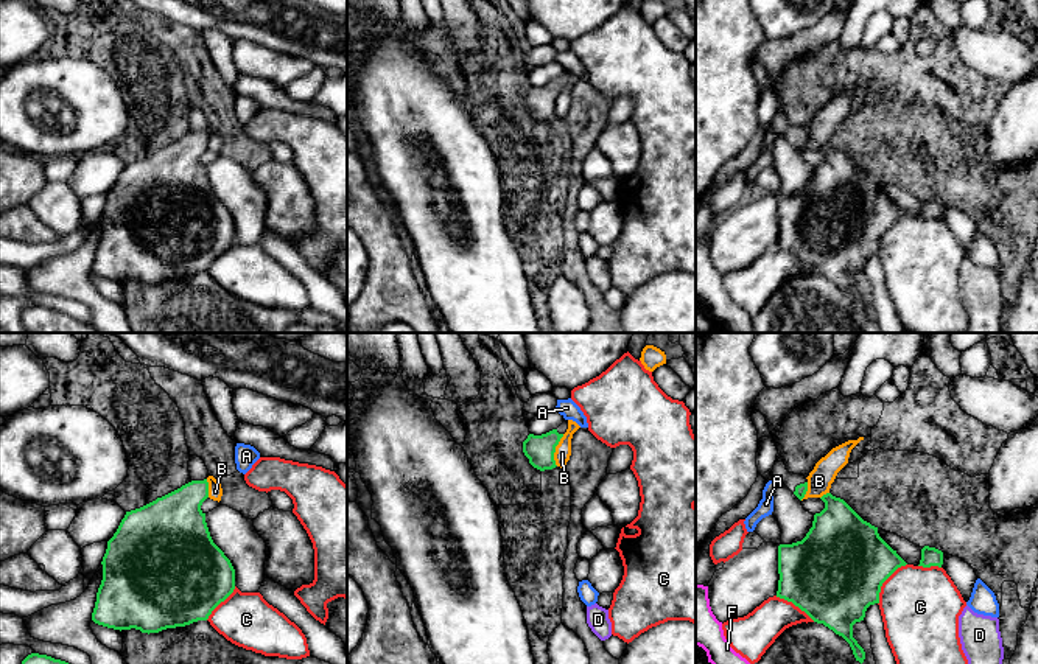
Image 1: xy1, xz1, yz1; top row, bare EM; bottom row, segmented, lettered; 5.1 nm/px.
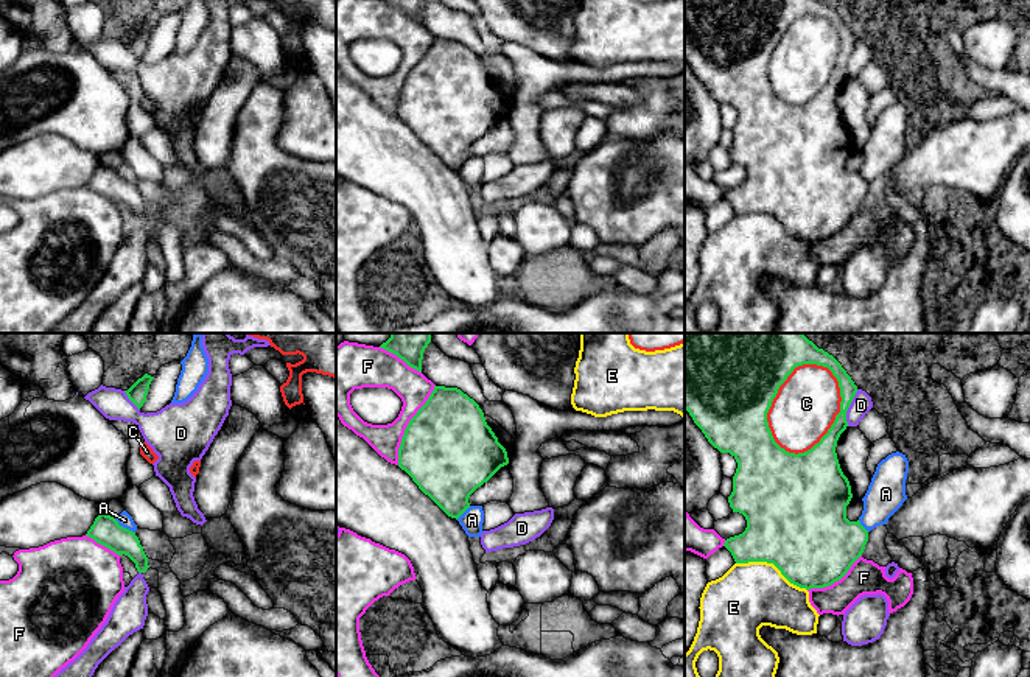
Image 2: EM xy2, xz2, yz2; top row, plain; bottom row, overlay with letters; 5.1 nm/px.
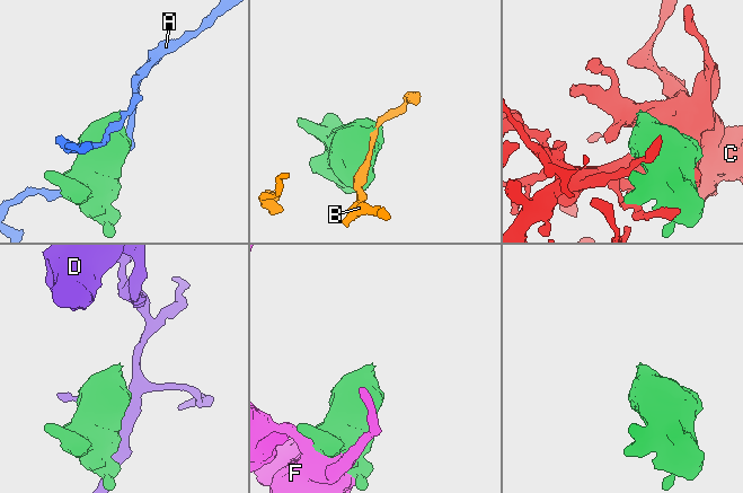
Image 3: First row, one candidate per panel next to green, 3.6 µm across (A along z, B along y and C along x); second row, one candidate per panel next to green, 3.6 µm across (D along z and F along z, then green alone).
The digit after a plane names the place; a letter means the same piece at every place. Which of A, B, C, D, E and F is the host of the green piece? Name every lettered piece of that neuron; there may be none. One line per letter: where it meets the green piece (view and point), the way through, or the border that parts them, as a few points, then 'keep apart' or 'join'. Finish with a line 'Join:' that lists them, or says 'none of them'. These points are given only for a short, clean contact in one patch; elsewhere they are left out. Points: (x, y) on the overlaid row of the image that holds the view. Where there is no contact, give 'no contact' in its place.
A: xy2 (125, 528) | along xy2 (114, 519), (134, 533) | keep apart
B: xz1 (554, 450) | along xz1 (564, 434), (556, 447), (556, 465) | keep apart
C: yz2 (836, 419) | keep apart
D: yz2 (848, 406) | keep apart
E: yz2 (772, 562) | keep apart
F: xz2 (408, 425) | keep apart
Join: none of them

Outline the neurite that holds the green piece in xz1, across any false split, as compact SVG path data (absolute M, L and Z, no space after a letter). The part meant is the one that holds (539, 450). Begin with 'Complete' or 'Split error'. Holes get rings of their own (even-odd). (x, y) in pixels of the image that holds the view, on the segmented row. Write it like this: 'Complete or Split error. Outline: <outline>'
Split error. Outline: M565 420L557 429L552 429L546 434L528 435L528 439L523 442L523 453L534 468L545 471L557 467L554 460L554 453L566 429L568 420Z

